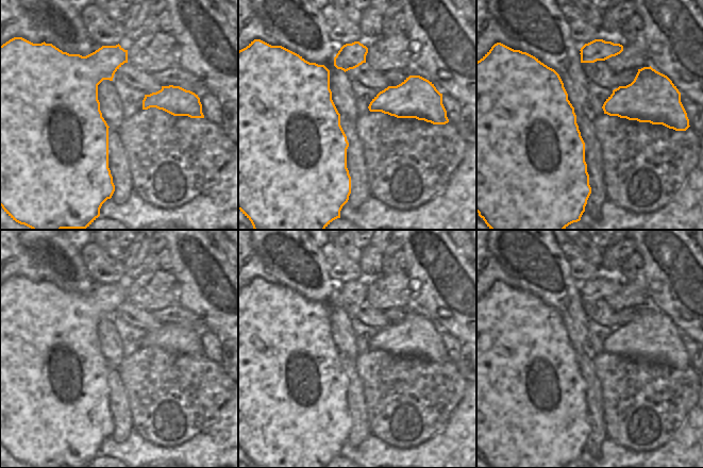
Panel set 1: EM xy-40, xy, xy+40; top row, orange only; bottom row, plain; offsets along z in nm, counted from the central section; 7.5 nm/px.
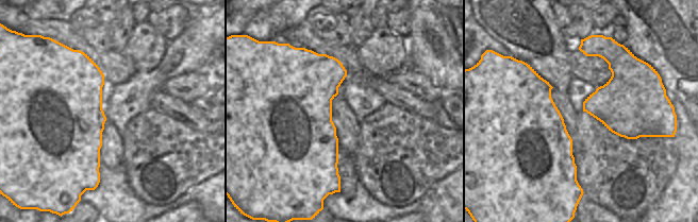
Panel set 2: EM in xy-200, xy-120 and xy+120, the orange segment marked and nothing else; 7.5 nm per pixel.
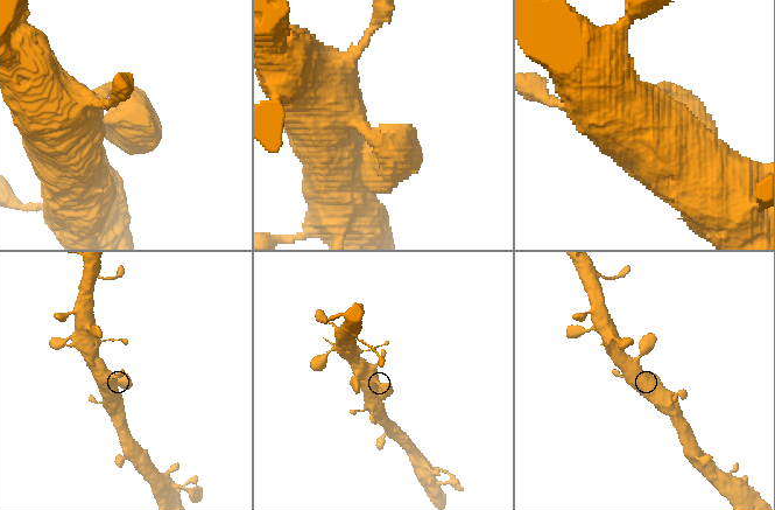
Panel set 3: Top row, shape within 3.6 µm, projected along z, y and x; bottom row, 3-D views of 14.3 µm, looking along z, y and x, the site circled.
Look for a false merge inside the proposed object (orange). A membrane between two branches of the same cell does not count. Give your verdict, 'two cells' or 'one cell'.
one cell

